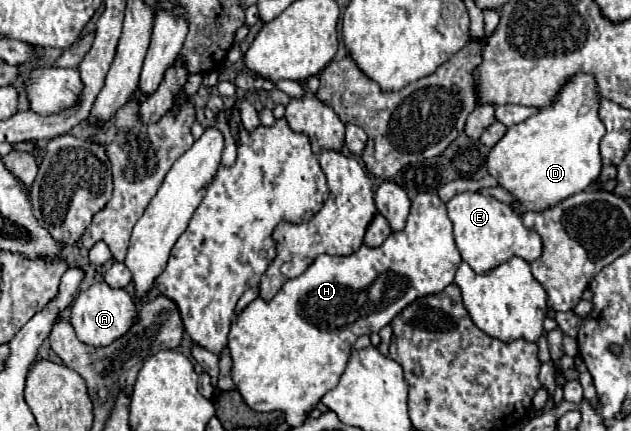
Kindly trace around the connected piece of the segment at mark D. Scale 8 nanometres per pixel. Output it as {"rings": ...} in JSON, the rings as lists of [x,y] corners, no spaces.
{"rings":[[[575,74],[571,76],[563,88],[557,92],[551,106],[541,108],[537,114],[529,116],[527,120],[513,124],[507,128],[505,136],[491,148],[487,156],[487,170],[493,178],[497,178],[499,186],[507,188],[515,198],[519,198],[519,204],[515,206],[517,212],[527,210],[543,210],[559,204],[561,200],[583,192],[591,186],[593,180],[599,178],[603,170],[601,162],[601,138],[605,136],[605,126],[599,120],[599,94],[597,94],[597,82],[593,74]]]}

